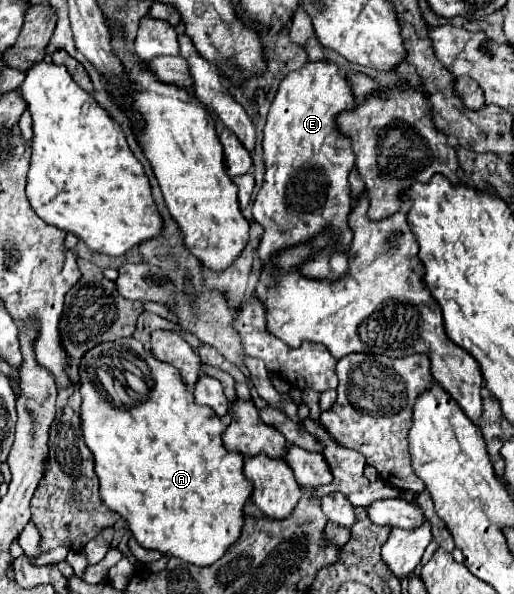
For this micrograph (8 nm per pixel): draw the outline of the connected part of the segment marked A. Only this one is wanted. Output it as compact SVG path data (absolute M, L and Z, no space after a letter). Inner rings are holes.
M122 337L122 339L116 339L116 341L100 343L100 345L92 347L90 351L86 351L86 355L80 359L78 375L80 375L80 393L82 393L82 409L80 409L82 435L84 435L84 441L86 441L88 449L94 455L94 471L100 479L100 497L108 505L108 509L120 513L128 521L128 527L130 527L134 539L144 549L154 549L154 551L160 551L164 555L180 557L182 561L188 561L192 565L210 565L210 563L218 561L224 555L224 549L228 549L238 539L238 533L244 525L242 507L250 499L250 481L246 481L246 477L242 473L245 457L240 453L228 452L224 449L222 433L226 431L226 425L220 421L220 417L212 409L196 405L192 393L186 387L186 383L182 383L182 375L178 373L178 369L174 369L174 365L158 361L134 337ZM124 371L136 375L138 379L142 379L144 387L128 387Z

